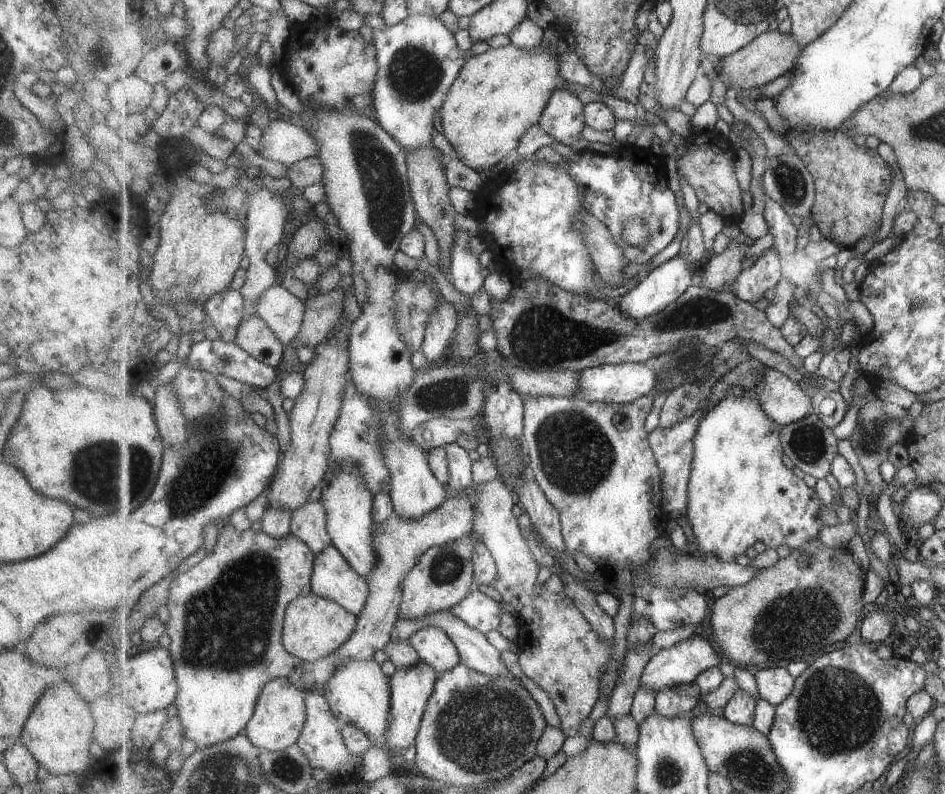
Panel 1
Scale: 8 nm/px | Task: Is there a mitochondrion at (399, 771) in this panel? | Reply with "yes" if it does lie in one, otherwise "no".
no

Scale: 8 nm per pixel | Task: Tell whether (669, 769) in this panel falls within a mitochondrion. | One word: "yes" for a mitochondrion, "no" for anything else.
yes

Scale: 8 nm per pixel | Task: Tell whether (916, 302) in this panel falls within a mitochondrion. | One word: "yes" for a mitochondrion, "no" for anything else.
yes

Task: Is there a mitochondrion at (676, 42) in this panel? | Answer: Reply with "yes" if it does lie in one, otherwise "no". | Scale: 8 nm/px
no

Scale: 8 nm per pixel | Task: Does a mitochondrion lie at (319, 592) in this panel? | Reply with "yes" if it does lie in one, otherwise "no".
no

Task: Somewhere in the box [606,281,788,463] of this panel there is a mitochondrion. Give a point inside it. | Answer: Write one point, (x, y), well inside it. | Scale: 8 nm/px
(675, 364)

